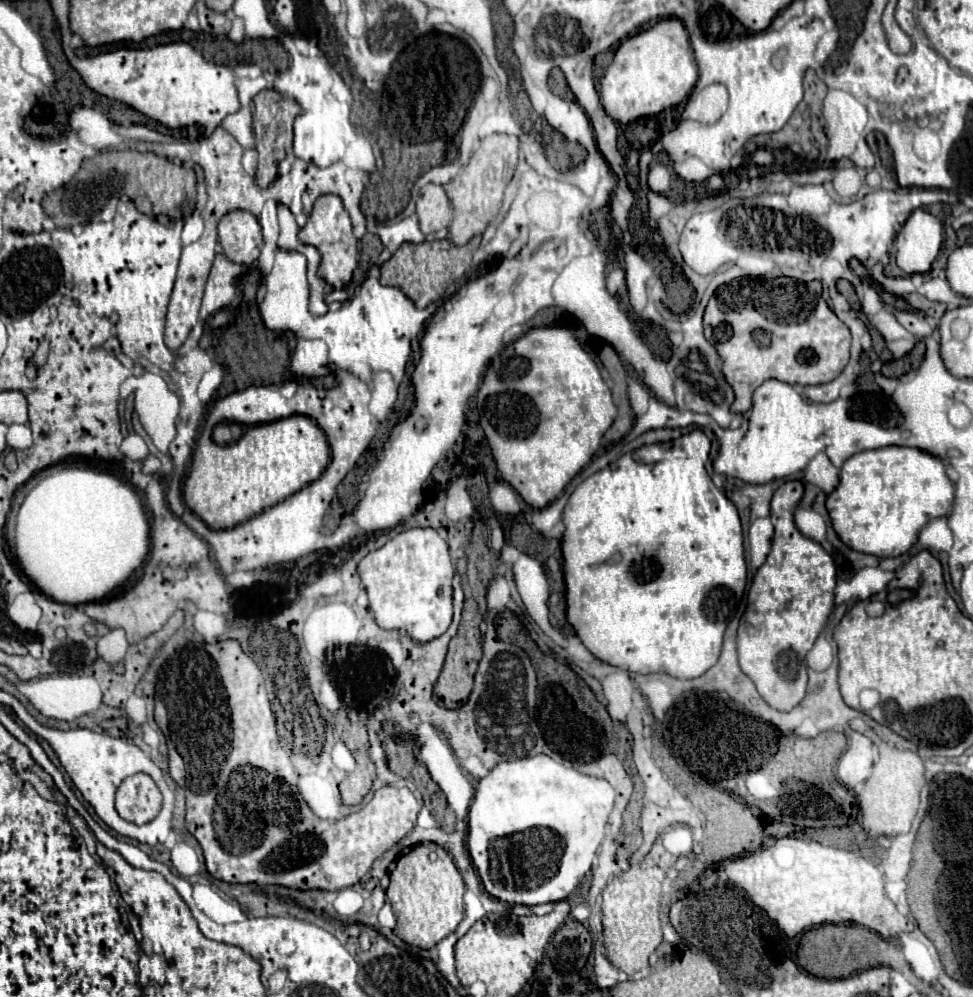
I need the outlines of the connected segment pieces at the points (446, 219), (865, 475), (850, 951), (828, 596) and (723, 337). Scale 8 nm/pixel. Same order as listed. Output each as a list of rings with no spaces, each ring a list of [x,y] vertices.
[[[426,184],[420,190],[420,198],[416,202],[416,214],[420,220],[420,230],[424,234],[446,228],[452,220],[452,208],[444,188],[436,184]]]
[[[886,446],[848,458],[840,470],[840,484],[826,498],[832,528],[838,538],[856,552],[872,556],[900,556],[918,540],[920,528],[940,516],[948,516],[954,502],[954,486],[940,458],[918,448]]]
[[[824,924],[820,928],[812,928],[802,934],[798,946],[798,962],[800,966],[816,978],[832,980],[832,978],[848,978],[858,970],[868,970],[874,966],[890,966],[902,972],[906,978],[914,980],[908,962],[898,946],[880,938],[876,932],[858,926],[858,924]]]
[[[786,482],[772,498],[772,550],[754,576],[748,606],[738,628],[740,670],[776,710],[792,710],[802,702],[808,682],[804,658],[834,608],[836,565],[818,542],[802,536],[794,526],[794,510],[802,498],[802,490],[802,482]]]
[[[740,278],[724,284],[710,298],[704,312],[704,332],[706,340],[716,346],[718,354],[724,360],[722,372],[726,382],[734,388],[736,400],[732,404],[732,412],[746,412],[752,406],[752,392],[770,378],[784,380],[786,384],[826,384],[832,382],[848,364],[850,350],[850,332],[844,322],[828,308],[822,298],[820,282],[798,282],[792,278]]]

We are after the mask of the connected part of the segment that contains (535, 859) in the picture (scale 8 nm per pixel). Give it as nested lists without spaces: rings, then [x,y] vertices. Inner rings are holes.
[[[546,754],[498,762],[478,782],[468,812],[468,852],[484,890],[512,906],[564,900],[590,872],[612,804],[614,790],[606,780],[566,768]]]

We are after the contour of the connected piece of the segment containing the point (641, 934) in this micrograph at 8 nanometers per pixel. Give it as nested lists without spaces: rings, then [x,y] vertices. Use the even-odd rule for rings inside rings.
[[[656,844],[656,848],[644,858],[644,862],[632,866],[628,872],[622,872],[602,892],[602,926],[604,926],[606,958],[610,960],[612,966],[616,966],[618,970],[626,972],[628,976],[648,968],[650,954],[662,942],[662,928],[660,928],[660,918],[658,918],[658,912],[660,912],[660,886],[662,886],[662,880],[666,876],[666,870],[670,868],[672,862],[676,862],[676,858],[672,854],[668,854],[666,850],[658,848],[658,846],[660,844]]]

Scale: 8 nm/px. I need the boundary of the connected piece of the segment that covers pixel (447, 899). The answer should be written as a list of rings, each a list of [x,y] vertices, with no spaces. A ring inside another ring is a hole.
[[[426,842],[414,846],[410,852],[398,858],[394,870],[390,872],[390,886],[386,898],[396,914],[396,936],[406,944],[416,948],[432,948],[444,936],[456,930],[462,920],[462,896],[466,888],[458,868],[444,848]]]

